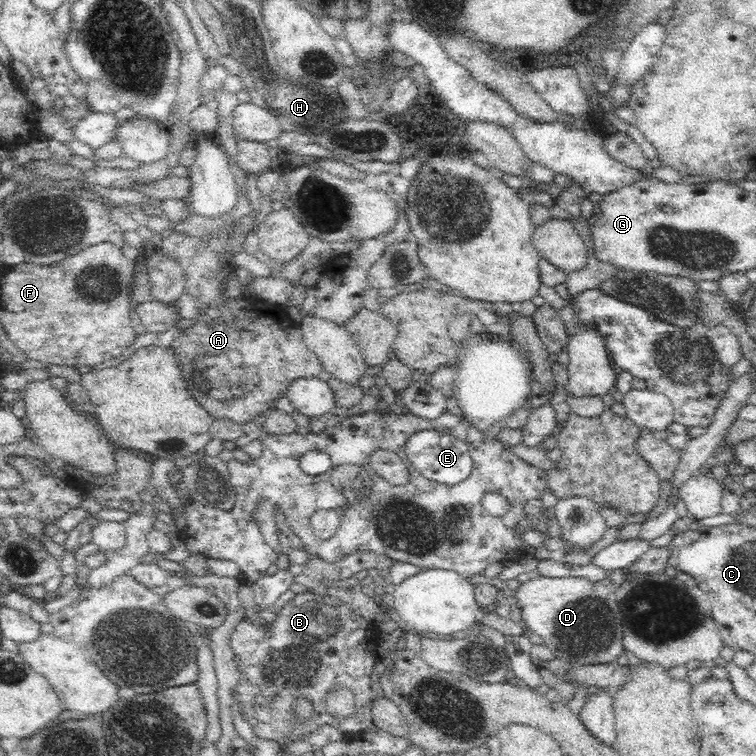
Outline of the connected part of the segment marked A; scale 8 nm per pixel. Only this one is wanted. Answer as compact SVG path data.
M182 232L170 233L163 238L162 251L166 256L173 257L186 270L185 290L196 300L198 315L195 323L185 329L171 342L174 353L178 355L178 363L182 369L182 377L191 396L214 418L228 418L240 425L253 421L260 412L274 409L274 404L287 396L290 384L297 378L320 377L332 388L335 401L341 408L352 408L359 405L365 396L365 390L360 386L349 386L330 376L324 369L320 357L308 348L304 342L299 322L288 315L287 307L276 305L242 296L238 299L226 299L222 295L224 290L224 273L222 273L221 256L214 252L207 243Z

